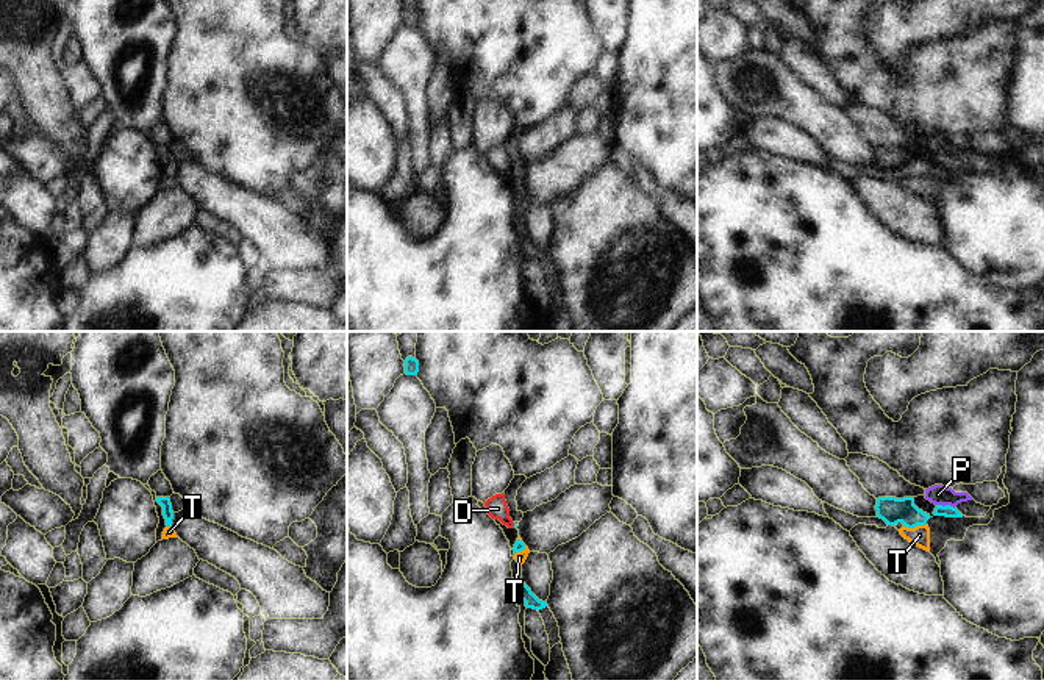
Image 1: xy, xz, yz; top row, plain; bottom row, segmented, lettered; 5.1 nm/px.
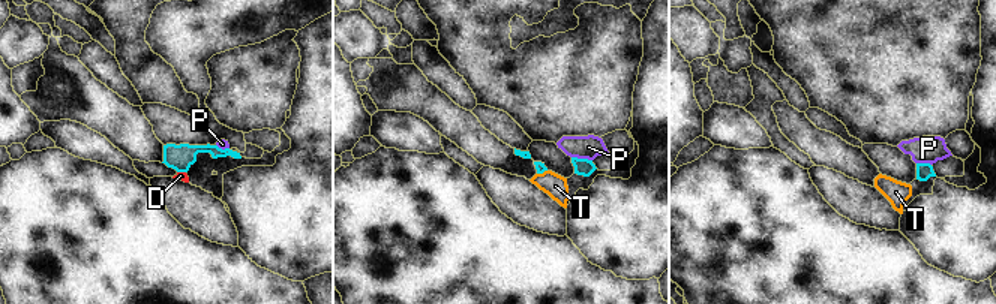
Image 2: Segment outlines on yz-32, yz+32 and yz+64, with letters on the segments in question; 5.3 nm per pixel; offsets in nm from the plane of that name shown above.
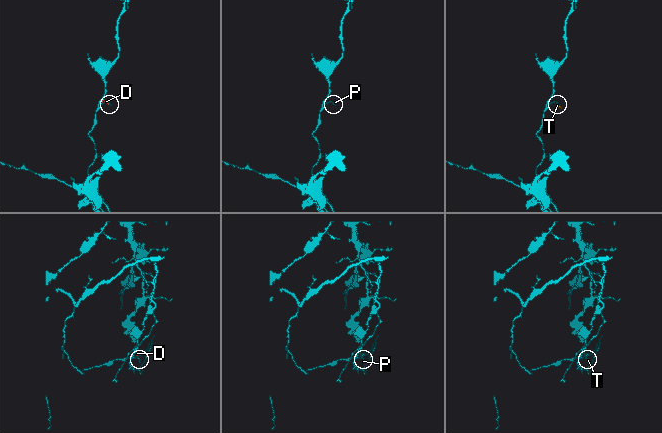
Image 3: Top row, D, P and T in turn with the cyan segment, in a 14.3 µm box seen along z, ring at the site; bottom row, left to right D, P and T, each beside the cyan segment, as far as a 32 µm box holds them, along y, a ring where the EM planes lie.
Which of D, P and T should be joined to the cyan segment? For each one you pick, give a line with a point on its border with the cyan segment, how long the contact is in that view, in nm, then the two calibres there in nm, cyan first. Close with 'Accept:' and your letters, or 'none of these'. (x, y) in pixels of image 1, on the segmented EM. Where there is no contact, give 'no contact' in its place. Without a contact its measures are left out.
Accept: none of these

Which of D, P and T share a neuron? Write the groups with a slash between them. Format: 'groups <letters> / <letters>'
groups D T / P

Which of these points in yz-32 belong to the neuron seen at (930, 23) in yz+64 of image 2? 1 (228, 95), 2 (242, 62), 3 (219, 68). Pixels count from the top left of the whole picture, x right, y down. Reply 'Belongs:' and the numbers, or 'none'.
Belongs: 1, 2, 3

